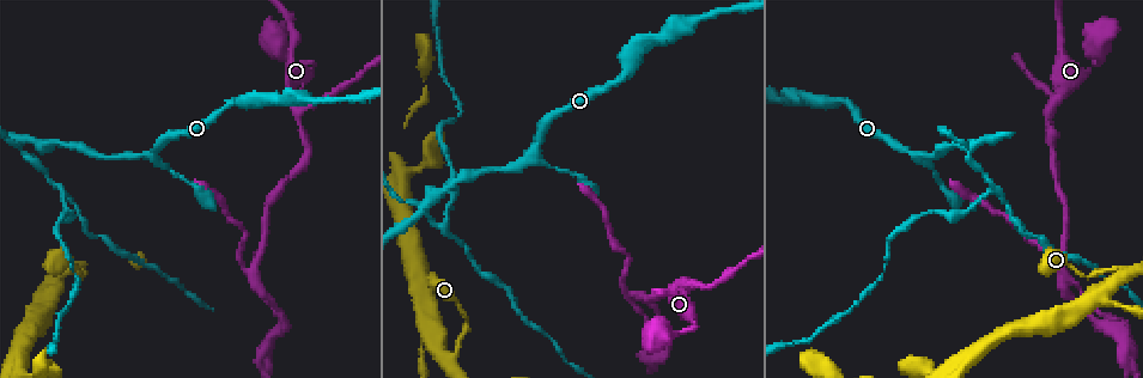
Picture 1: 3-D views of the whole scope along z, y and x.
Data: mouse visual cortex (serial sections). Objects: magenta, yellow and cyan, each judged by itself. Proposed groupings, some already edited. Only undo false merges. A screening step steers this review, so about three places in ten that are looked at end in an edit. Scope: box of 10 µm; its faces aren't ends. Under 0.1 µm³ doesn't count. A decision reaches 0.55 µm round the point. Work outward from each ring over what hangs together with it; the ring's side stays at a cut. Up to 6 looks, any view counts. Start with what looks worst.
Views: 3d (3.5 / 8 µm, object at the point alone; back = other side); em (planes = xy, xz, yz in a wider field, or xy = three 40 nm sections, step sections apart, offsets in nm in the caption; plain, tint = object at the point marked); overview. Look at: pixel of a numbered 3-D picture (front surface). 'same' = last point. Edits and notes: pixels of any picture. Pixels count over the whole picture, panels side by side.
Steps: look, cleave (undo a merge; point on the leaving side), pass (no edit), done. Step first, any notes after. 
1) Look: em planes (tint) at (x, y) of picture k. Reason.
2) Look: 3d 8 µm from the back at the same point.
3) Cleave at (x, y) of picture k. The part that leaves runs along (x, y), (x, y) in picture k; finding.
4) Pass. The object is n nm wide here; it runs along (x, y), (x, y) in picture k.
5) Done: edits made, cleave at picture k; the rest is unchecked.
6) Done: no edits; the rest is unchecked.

Look: 3d 8 µm at (153, 155) of picture 1. A fork.

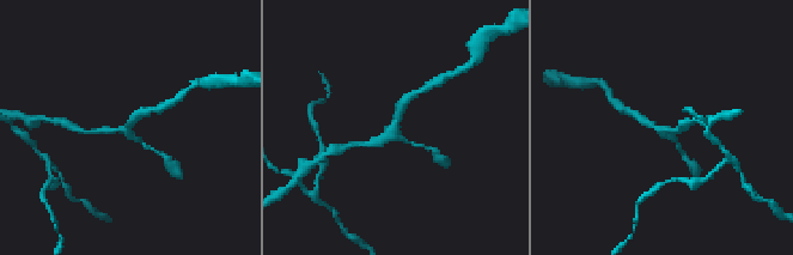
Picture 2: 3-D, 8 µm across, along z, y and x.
Look: 3d 3.5 µm at the same point.

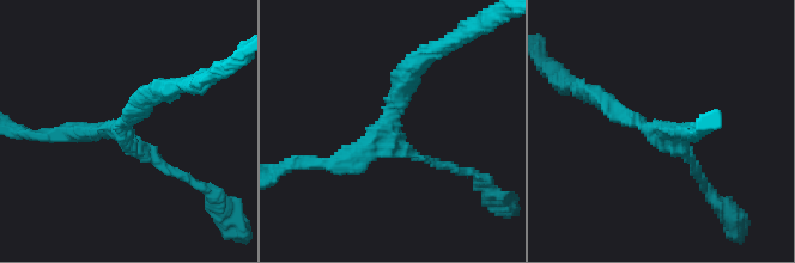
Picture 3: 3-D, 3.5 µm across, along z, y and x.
Pass. It runs along (416, 61), (389, 122), (320, 163) in picture 3; one cell here.

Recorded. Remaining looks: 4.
Look: 3d 3.5 µm at (971, 150) of picture 1. Four-way junction.

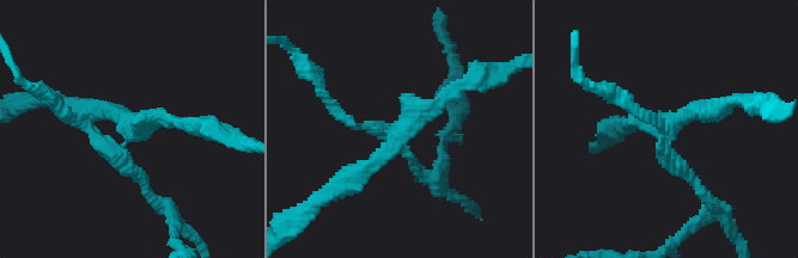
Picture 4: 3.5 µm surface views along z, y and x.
Look: em xy step 3 (tint) at (141, 130) of picture 4. 4 arms meet here; the arms are 150, 200, 200, 200 nm wide.

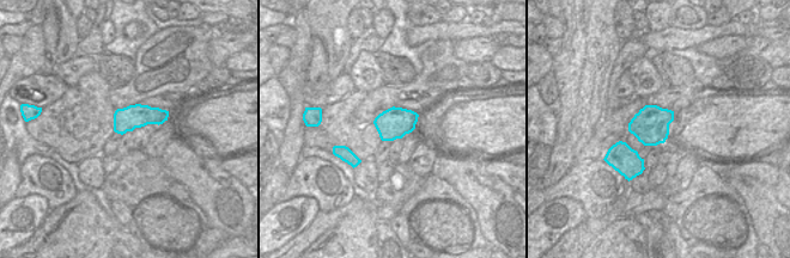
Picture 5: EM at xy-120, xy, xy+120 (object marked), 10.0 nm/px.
Look: em xy step 5 (tint) at the same point. Cut it another way.

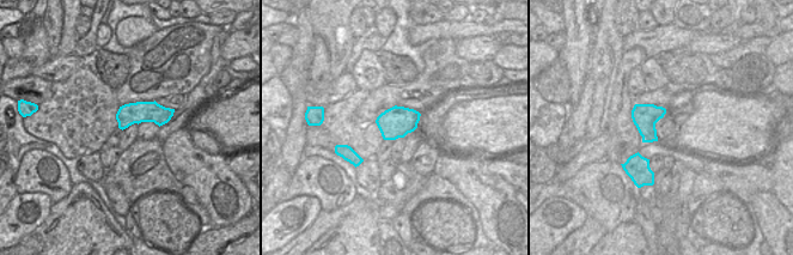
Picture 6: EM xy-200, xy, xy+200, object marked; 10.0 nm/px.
Cleave at (85, 126) of picture 4. A second cell is stuck on.

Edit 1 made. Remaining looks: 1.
Done: edits made, cleave at picture 4; the rest is unchecked.

